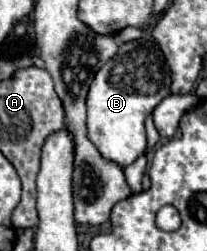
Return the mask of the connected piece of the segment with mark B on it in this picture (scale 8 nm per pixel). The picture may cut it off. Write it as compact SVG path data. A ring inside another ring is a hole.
M151 39L129 41L109 59L95 75L87 93L87 137L97 147L103 159L129 167L147 149L147 137L143 121L165 99L169 91L171 75L165 55Z

